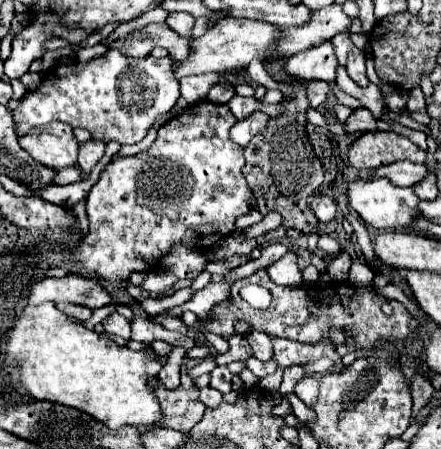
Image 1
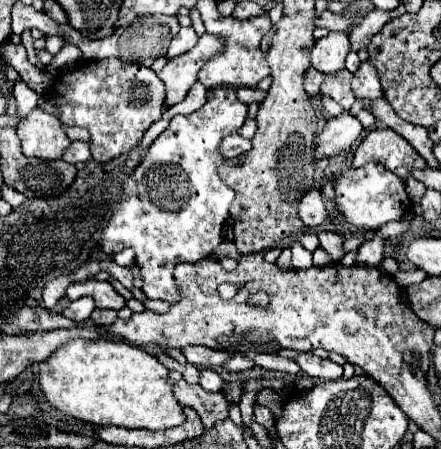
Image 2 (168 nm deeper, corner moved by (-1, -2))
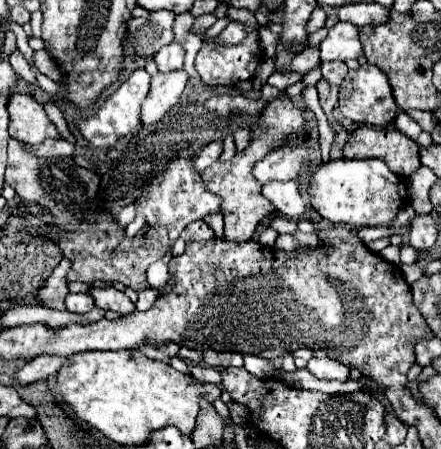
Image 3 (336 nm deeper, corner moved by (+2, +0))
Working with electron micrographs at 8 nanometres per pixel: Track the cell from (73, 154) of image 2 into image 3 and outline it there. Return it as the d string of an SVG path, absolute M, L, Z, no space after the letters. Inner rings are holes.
M48 139L42 145L38 145L38 149L32 149L28 145L24 145L30 153L36 153L38 157L72 157L74 153L74 145L68 143L66 139Z

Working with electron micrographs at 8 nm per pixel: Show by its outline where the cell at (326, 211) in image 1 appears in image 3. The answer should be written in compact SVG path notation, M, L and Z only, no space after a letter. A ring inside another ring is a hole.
M270 181L264 185L262 193L284 217L294 221L306 217L306 199L298 189L298 181Z

